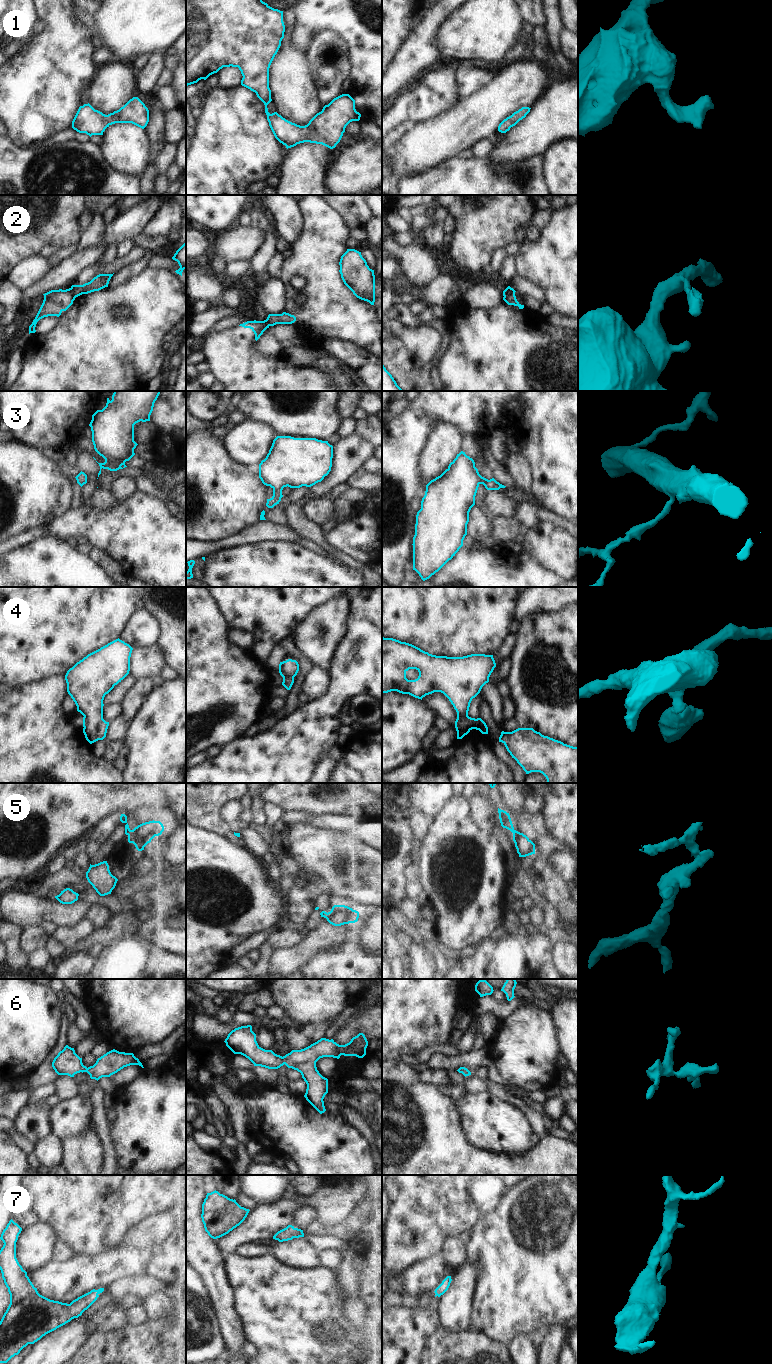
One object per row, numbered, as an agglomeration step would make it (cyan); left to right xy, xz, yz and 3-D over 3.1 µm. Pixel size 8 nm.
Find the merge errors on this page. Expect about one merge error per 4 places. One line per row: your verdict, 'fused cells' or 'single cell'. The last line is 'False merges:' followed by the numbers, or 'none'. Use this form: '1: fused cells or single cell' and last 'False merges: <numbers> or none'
1: single cell
2: fused cells
3: single cell
4: fused cells
5: fused cells
6: single cell
7: single cell
False merges: 2, 4, 5

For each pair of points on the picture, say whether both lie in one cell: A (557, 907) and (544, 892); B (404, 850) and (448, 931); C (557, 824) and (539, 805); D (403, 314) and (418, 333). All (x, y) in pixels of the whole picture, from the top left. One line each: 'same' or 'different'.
A: same
B: different
C: different
D: different

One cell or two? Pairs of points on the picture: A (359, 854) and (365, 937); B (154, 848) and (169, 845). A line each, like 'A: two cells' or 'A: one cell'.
A: two cells
B: one cell

